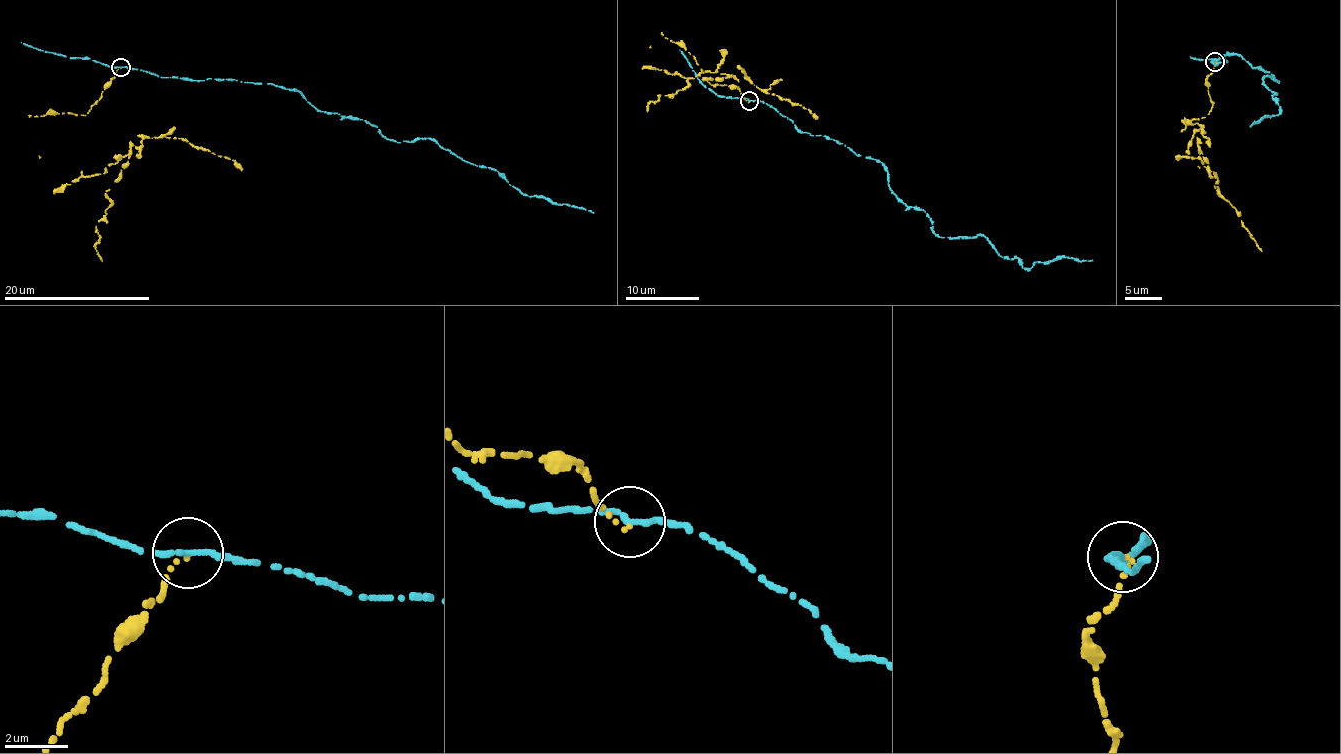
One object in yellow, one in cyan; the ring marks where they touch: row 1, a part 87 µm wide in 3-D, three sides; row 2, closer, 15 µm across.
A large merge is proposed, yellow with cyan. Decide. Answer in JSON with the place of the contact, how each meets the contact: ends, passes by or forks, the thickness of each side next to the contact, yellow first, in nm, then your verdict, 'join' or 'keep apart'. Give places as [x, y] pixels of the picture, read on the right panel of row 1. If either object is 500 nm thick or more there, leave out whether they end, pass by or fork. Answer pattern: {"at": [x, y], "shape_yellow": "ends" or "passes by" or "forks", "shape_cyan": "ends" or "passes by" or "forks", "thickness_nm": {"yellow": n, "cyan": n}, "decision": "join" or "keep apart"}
{"at": [1214, 62], "shape_yellow": "ends", "shape_cyan": "passes by", "thickness_nm": {"yellow": 100, "cyan": 170}, "decision": "keep apart"}

